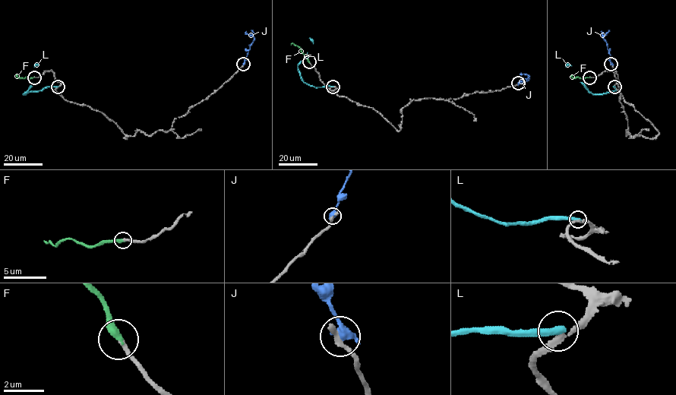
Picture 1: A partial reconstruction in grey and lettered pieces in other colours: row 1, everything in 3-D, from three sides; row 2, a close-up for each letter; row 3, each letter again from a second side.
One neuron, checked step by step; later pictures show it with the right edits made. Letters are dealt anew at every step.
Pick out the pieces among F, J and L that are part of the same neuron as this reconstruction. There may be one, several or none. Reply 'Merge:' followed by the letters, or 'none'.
Merge: F

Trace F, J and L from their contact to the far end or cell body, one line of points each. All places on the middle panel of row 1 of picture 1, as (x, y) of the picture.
F: (309, 61), (301, 49), (291, 44)
J: (518, 83), (529, 75), (520, 76)
L: (333, 86), (307, 84), (301, 76), (298, 65), (313, 43), (309, 37)

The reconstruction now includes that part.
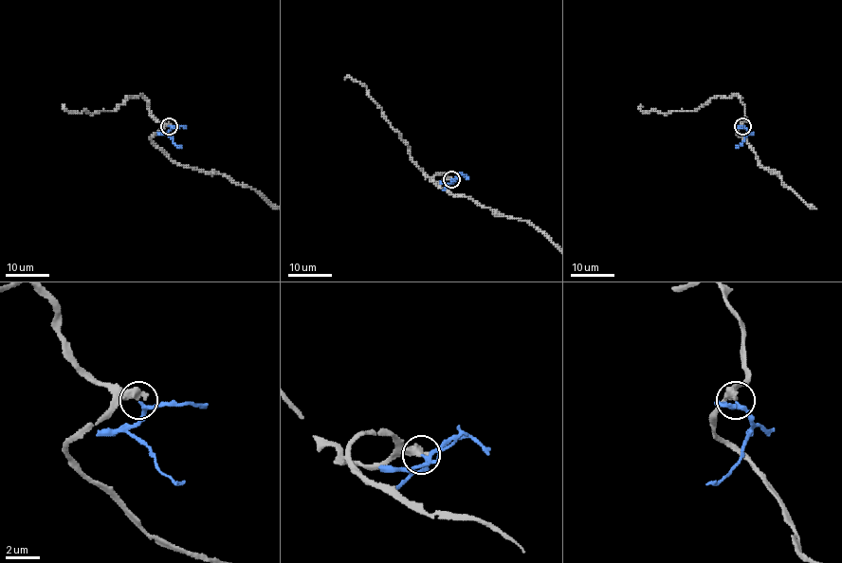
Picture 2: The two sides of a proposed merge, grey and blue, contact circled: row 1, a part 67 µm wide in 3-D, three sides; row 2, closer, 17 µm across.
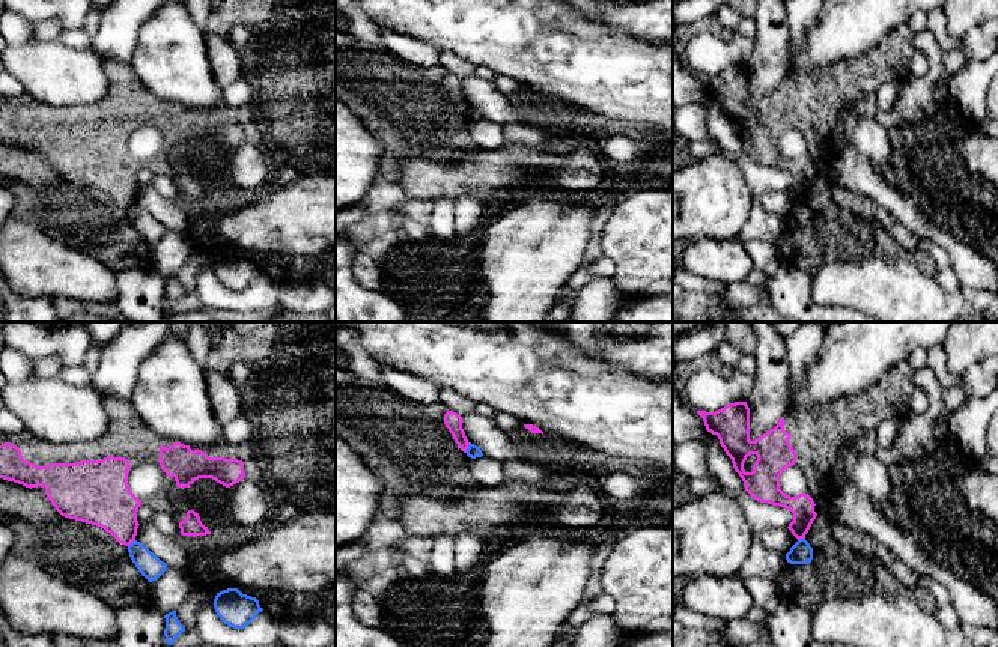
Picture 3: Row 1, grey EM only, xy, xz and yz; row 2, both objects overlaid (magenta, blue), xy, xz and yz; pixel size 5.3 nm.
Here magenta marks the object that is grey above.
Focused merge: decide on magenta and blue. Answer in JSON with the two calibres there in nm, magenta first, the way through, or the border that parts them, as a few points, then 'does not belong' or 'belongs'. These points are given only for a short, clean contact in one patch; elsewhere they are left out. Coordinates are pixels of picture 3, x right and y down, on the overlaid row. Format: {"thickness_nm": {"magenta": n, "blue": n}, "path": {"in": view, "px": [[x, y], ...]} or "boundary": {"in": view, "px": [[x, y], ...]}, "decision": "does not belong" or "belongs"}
{"thickness_nm": {"magenta": 90, "blue": 70}, "boundary": {"in": "xz", "px": [[470, 443], [465, 452]]}, "decision": "does not belong"}

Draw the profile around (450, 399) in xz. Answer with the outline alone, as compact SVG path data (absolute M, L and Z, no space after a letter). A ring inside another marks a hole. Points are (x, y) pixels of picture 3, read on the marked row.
M441 388L438 394L438 402L443 403L449 411L453 411L461 417L476 412L477 406L476 402L461 396L452 388Z

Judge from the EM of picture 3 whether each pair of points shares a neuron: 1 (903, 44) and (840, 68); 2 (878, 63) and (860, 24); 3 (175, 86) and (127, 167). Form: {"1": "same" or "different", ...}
{"1": "same", "2": "different", "3": "different"}

